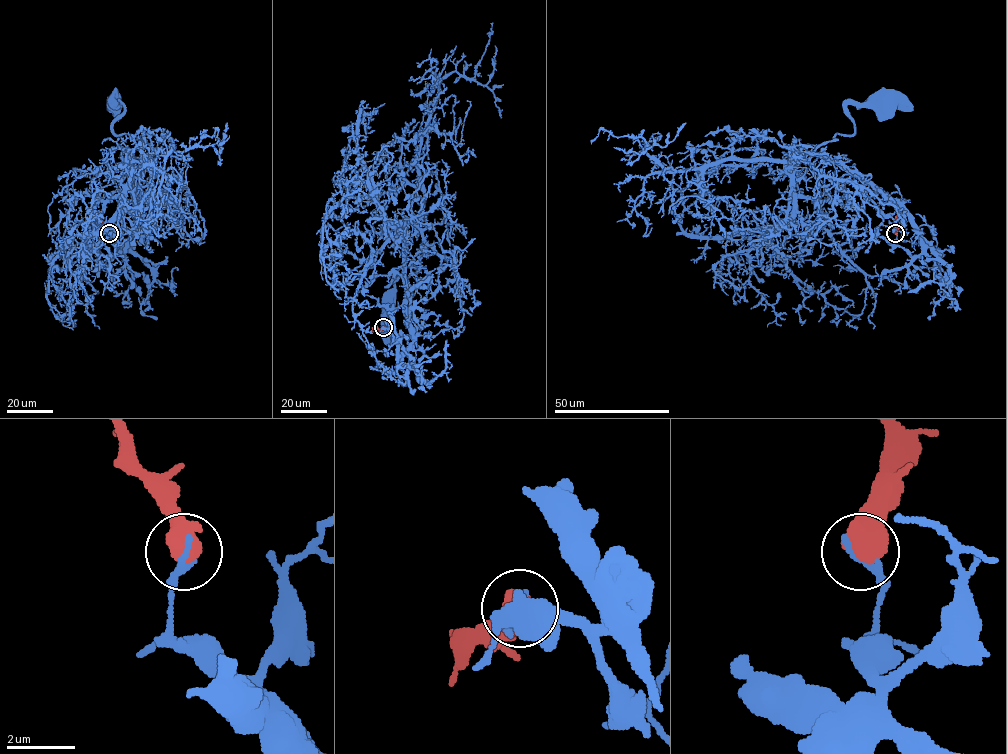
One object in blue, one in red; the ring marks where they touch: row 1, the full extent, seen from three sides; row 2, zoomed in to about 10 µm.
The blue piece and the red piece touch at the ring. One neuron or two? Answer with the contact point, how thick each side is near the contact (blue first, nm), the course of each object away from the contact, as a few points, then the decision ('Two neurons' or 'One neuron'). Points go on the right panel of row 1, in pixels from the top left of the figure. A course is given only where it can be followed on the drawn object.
Place: (895, 233). Thickness 240 nm (blue) against 800 nm. Course of blue: (895, 233), (921, 252), (909, 216), (858, 174), (870, 175), (814, 154), (854, 132), (848, 104), (886, 101). Course of red: (895, 233), (899, 210). Two neurons

